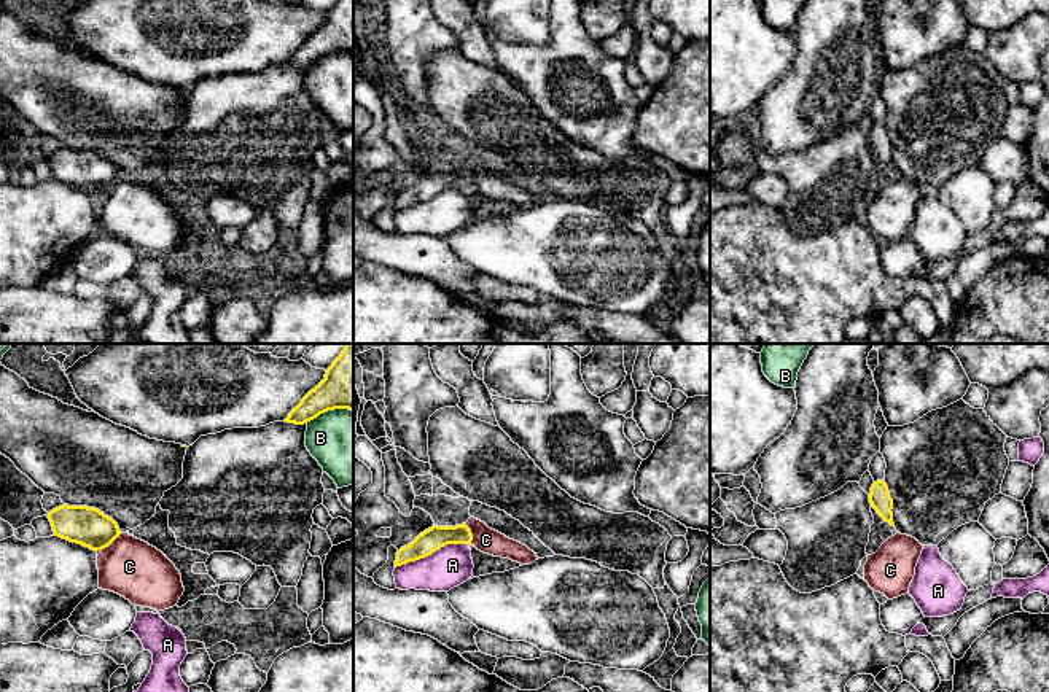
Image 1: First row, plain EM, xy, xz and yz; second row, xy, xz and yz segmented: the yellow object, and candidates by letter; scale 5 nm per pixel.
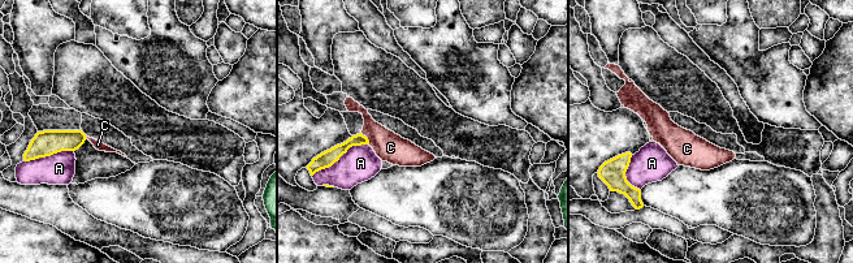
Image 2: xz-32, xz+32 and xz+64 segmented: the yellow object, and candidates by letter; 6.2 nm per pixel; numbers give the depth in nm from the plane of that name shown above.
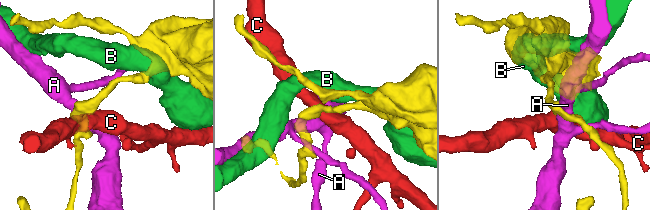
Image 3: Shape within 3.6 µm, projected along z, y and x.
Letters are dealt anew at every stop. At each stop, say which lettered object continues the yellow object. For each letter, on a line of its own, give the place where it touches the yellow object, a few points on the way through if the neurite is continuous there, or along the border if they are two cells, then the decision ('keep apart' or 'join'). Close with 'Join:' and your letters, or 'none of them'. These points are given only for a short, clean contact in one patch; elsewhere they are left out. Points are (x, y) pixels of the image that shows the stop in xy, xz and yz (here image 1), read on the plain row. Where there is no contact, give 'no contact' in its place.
A: xz (432, 196) | along xz (468, 188), (444, 188), (424, 201), (395, 212) | keep apart
B: xy (328, 53) | keep apart
C: xy (110, 186) | along xy (121, 177), (101, 193) | keep apart
Join: none of them

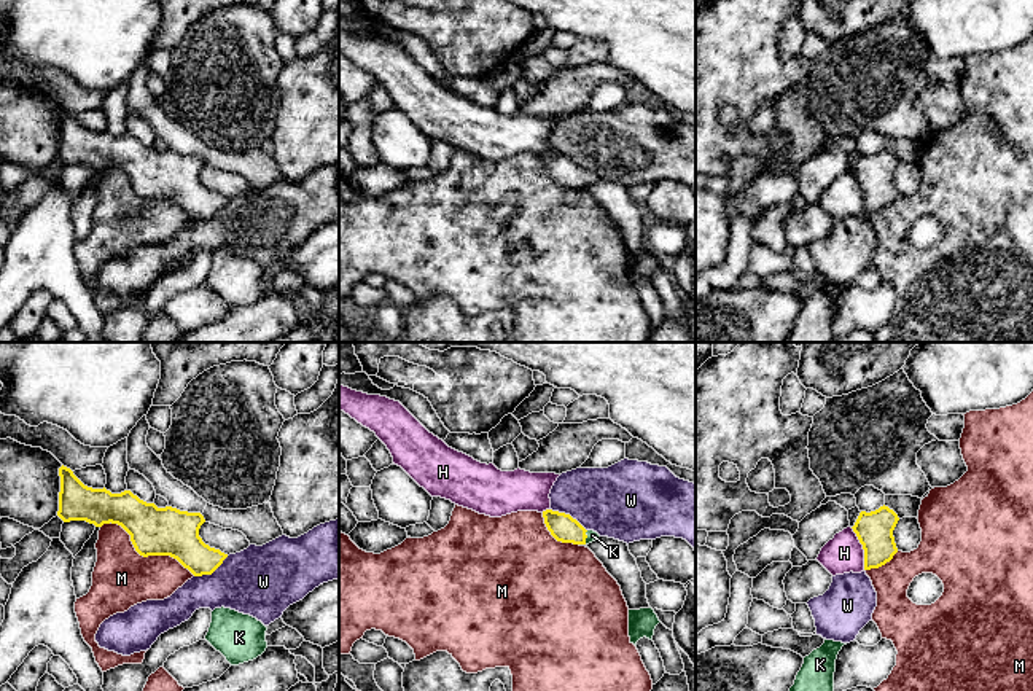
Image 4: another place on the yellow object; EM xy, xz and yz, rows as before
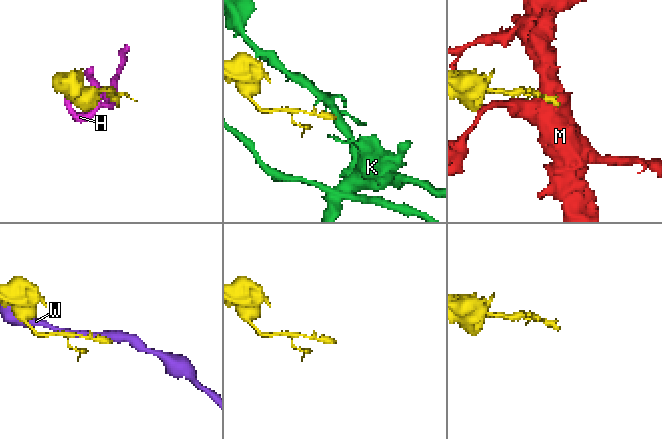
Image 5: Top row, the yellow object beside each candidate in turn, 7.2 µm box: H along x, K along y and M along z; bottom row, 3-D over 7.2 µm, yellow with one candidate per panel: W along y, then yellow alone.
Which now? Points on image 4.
H: yz (863, 191) | keep apart
K: xz (586, 180) | across xz (565, 172), (586, 180), (592, 179) | join
M: xy (144, 199) | keep apart
W: xz (569, 158) | keep apart
Join: K

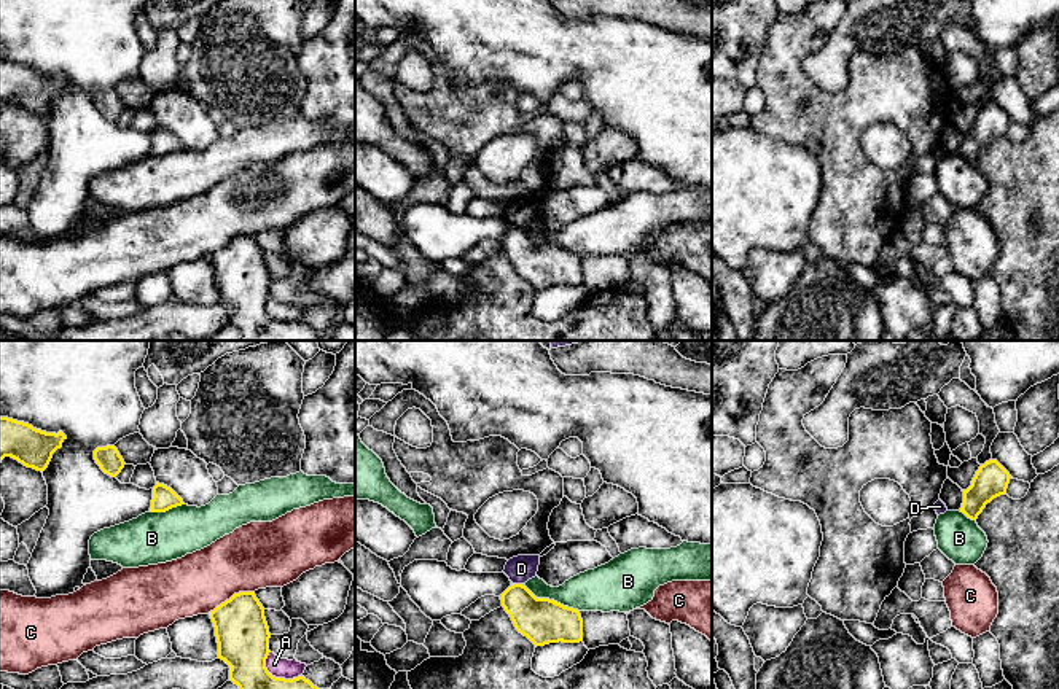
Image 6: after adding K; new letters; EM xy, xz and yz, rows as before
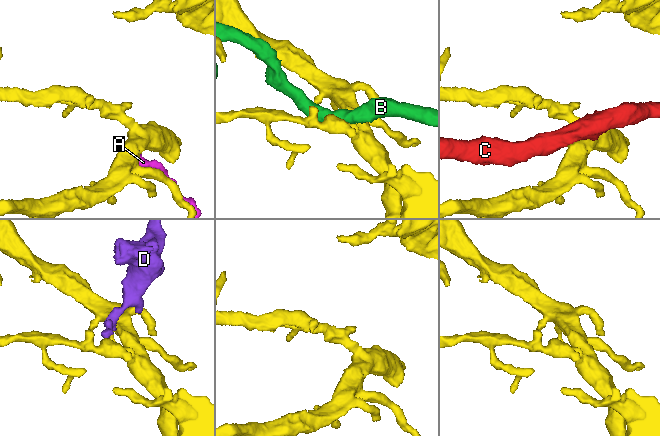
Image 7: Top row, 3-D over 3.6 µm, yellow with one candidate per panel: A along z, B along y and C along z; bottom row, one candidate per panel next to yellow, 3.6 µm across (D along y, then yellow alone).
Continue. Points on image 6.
A: xy (274, 320) | keep apart
B: xz (548, 242) | keep apart
C: xy (233, 239) | keep apart
D: xz (518, 228) | along xz (513, 226), (521, 228) | keep apart
Join: none of them

